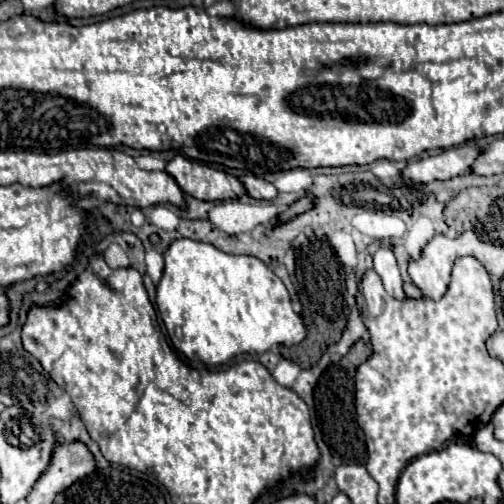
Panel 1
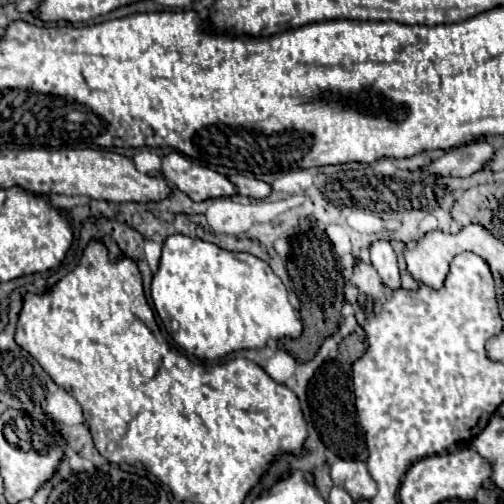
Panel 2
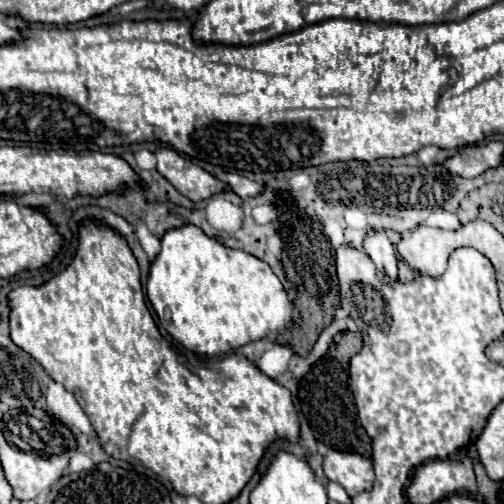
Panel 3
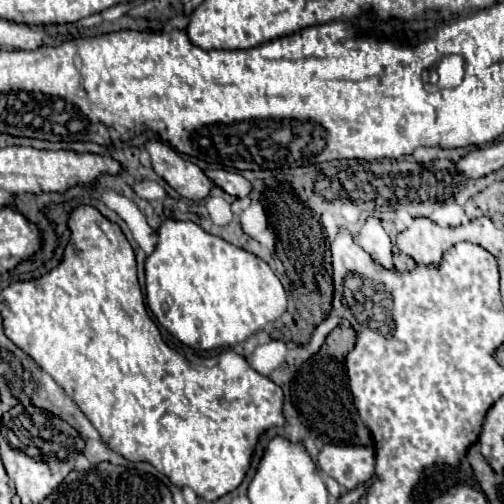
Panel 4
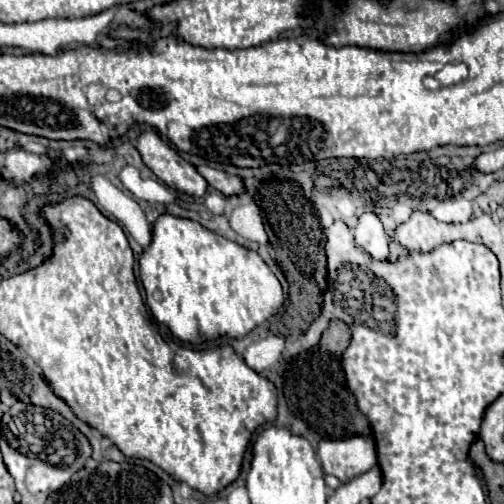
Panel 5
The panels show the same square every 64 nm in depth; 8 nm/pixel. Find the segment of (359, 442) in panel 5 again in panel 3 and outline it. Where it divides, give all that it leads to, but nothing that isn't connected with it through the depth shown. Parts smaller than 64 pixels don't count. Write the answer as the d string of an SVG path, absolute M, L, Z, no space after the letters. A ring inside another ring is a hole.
M328 452L324 458L324 474L328 480L340 484L348 496L356 496L358 492L372 490L374 472L372 462L360 454L344 454L344 452Z

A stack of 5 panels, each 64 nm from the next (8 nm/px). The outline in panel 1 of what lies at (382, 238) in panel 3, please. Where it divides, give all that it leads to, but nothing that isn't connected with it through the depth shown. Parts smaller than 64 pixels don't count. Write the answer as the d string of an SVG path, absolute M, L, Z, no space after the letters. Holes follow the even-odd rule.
M378 248L378 252L374 254L374 270L382 278L384 288L392 298L396 298L396 300L406 298L406 294L402 290L402 276L400 276L394 252L390 248Z

